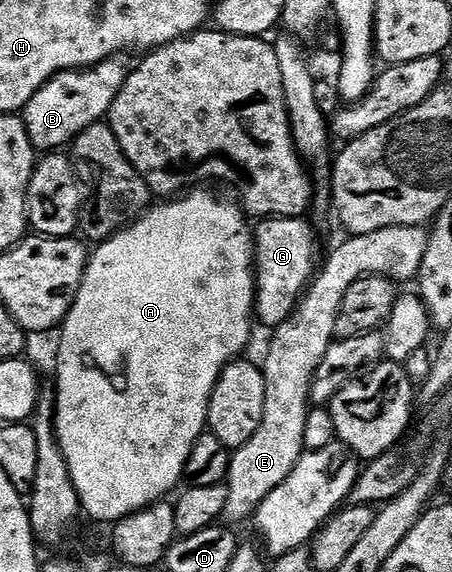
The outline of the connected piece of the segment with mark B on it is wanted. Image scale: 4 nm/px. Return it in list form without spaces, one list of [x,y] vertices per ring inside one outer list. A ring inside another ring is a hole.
[[[110,58],[91,68],[60,72],[34,94],[23,110],[23,119],[38,153],[48,154],[64,149],[64,144],[65,147],[72,145],[73,139],[87,130],[87,126],[102,123],[108,117],[119,90],[130,74],[123,61],[121,58]]]

